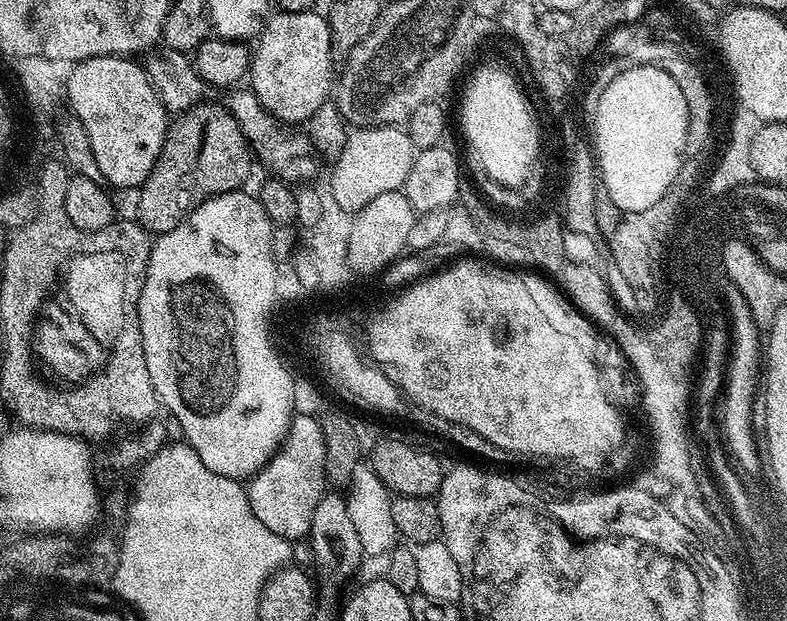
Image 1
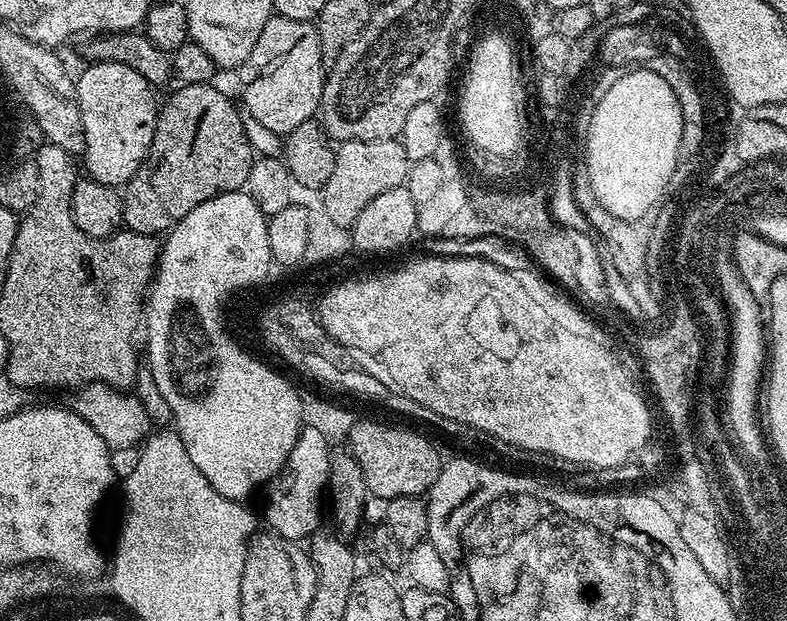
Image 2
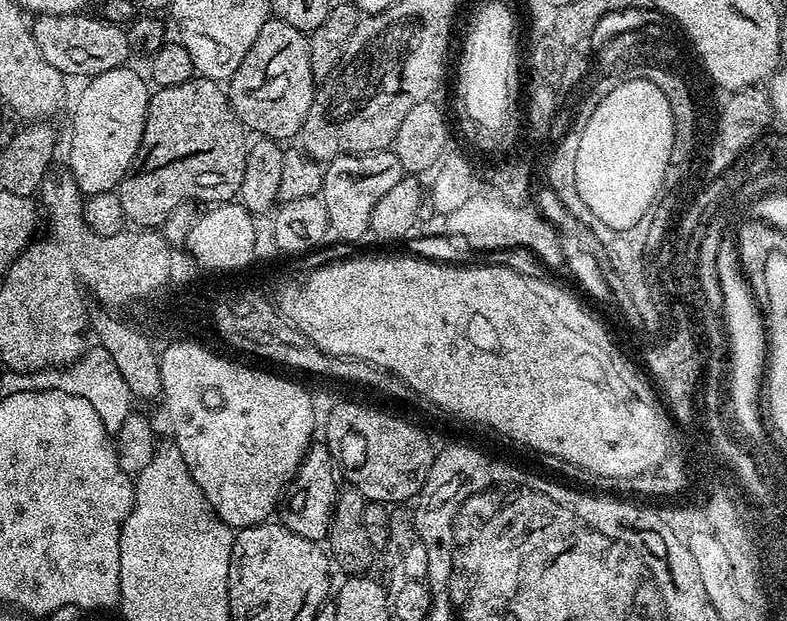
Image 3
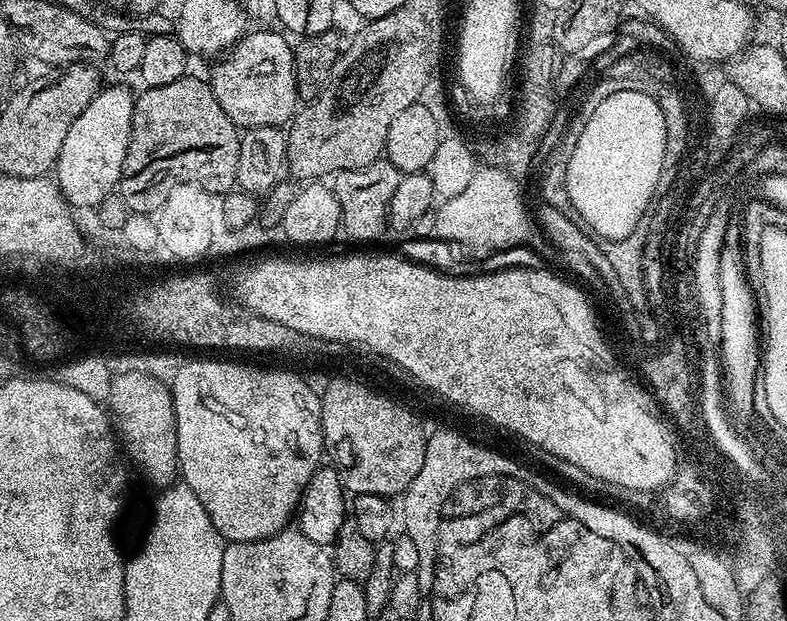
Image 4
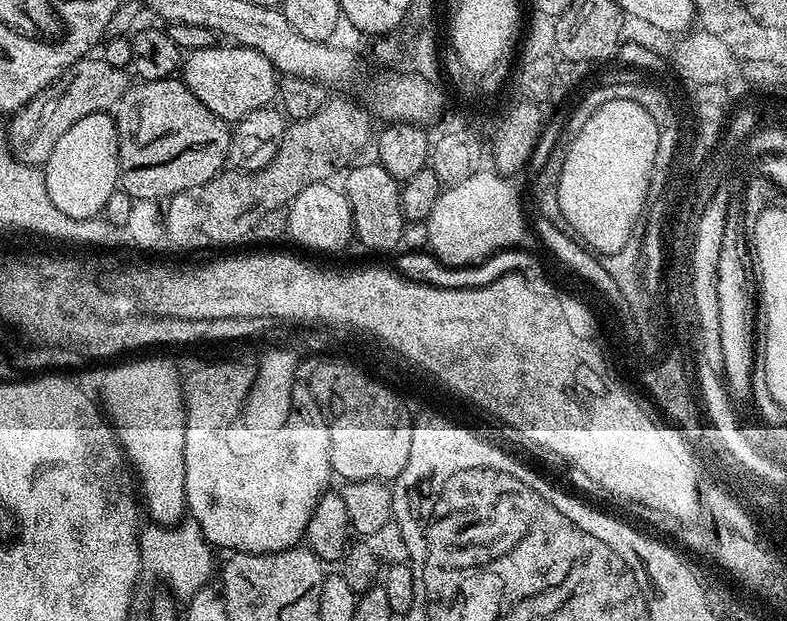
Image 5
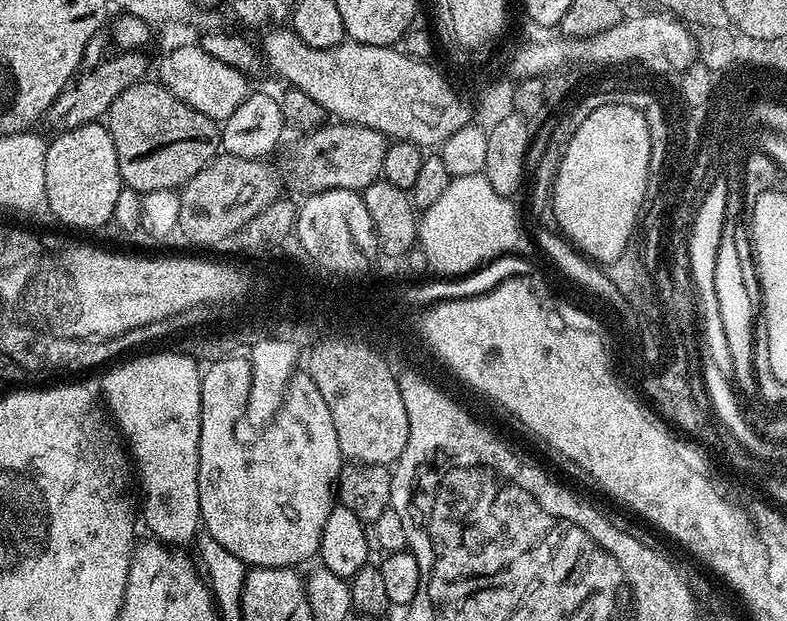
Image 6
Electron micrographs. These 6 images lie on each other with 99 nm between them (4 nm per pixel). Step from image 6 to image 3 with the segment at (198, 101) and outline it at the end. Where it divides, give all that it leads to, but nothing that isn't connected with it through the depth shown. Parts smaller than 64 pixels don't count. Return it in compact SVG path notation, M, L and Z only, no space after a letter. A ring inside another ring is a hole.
M269 18L237 72L227 81L226 91L234 114L249 133L257 132L257 137L285 142L291 136L292 139L299 137L302 122L306 114L310 114L317 87L318 81L310 70L307 35L294 30L294 26L286 22Z

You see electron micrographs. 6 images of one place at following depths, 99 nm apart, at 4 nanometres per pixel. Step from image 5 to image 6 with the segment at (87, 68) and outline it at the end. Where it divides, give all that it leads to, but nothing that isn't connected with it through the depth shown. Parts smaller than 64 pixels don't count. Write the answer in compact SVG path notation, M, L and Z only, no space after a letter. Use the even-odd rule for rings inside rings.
M143 51L120 52L116 57L106 58L98 66L87 69L71 86L60 93L59 98L48 107L46 121L55 130L77 128L83 124L91 124L107 117L108 107L122 94L122 90L130 90L130 86L141 83L150 72L148 60Z

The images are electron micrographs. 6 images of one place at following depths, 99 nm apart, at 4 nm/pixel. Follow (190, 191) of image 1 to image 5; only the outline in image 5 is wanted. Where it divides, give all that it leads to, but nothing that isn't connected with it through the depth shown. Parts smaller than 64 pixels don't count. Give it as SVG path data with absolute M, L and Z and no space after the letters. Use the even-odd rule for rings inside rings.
M169 78L167 80L146 80L133 83L122 94L122 98L116 104L114 119L116 122L116 129L118 130L119 187L126 194L130 194L133 200L167 201L169 198L182 193L184 190L189 190L191 187L202 186L203 183L210 182L219 172L225 171L226 165L229 163L228 147L232 141L232 128L230 127L229 121L223 120L218 114L214 114L214 110L206 110L206 106L202 106L202 102L198 102L198 98L196 98L191 90L184 85L183 79Z

